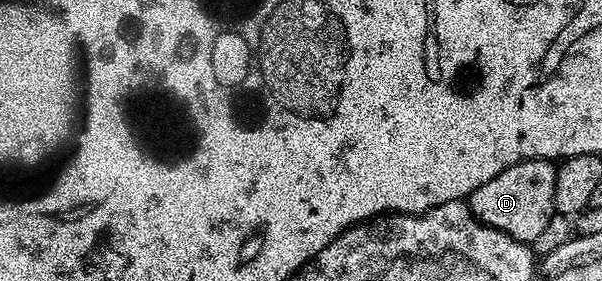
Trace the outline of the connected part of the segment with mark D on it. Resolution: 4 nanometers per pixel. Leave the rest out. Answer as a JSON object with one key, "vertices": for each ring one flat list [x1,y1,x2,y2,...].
{"vertices":[[525,160,500,170,496,178,484,182,468,198,470,209,481,224,492,226,504,234,533,245,546,232,550,219,555,219,556,174,558,169,553,160]]}

